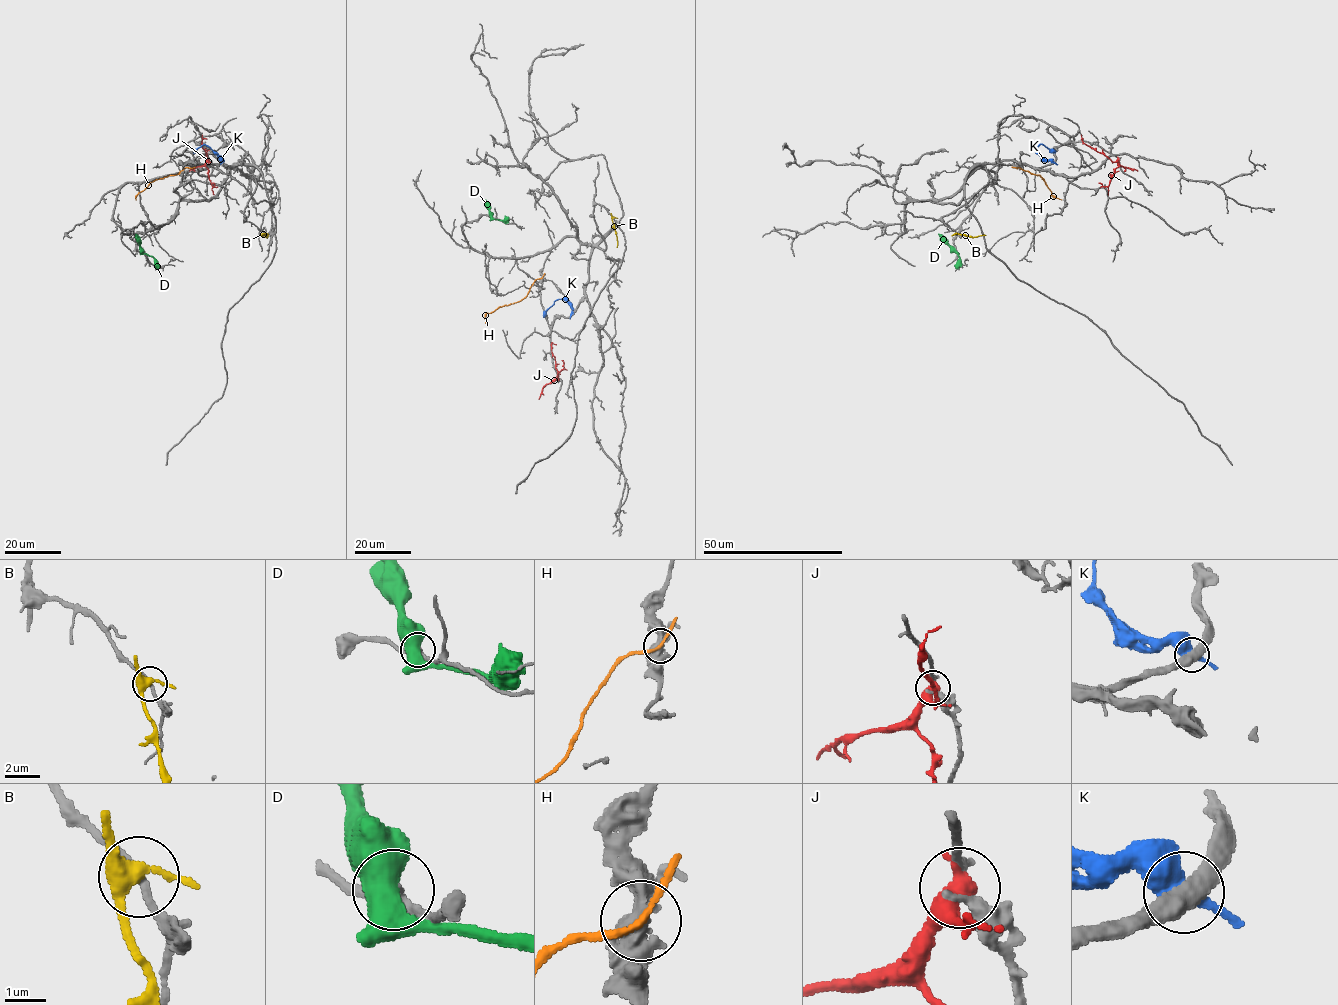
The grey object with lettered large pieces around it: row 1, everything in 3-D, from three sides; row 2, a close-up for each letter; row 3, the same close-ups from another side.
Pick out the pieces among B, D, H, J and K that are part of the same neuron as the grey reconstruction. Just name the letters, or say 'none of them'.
none of them

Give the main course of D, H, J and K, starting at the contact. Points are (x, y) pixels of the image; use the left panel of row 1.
D: (142, 251), (153, 258), (159, 268)
H: (193, 168), (154, 180), (136, 199)
J: (208, 159), (202, 145), (202, 135)
K: (221, 162), (205, 144), (193, 152)

